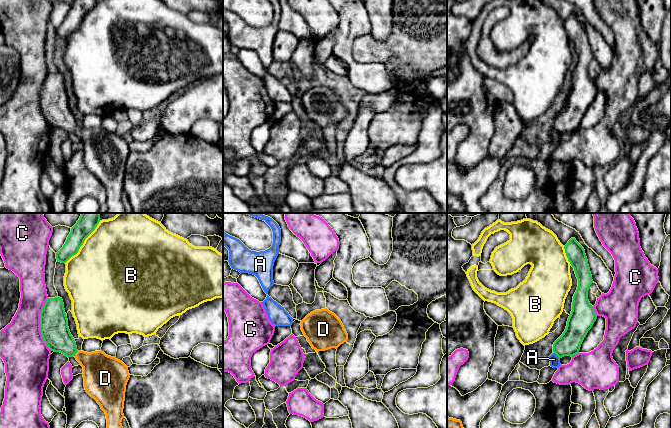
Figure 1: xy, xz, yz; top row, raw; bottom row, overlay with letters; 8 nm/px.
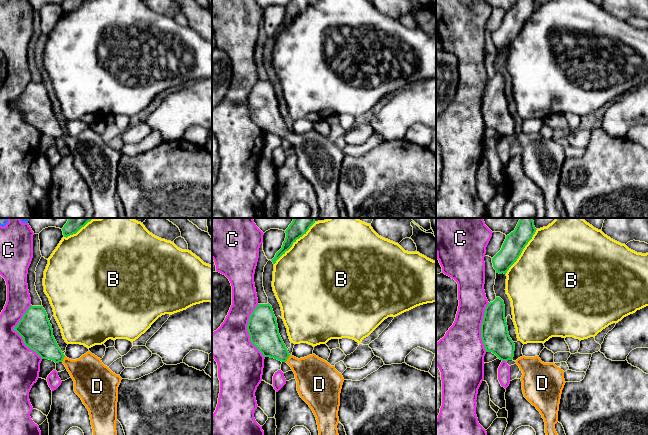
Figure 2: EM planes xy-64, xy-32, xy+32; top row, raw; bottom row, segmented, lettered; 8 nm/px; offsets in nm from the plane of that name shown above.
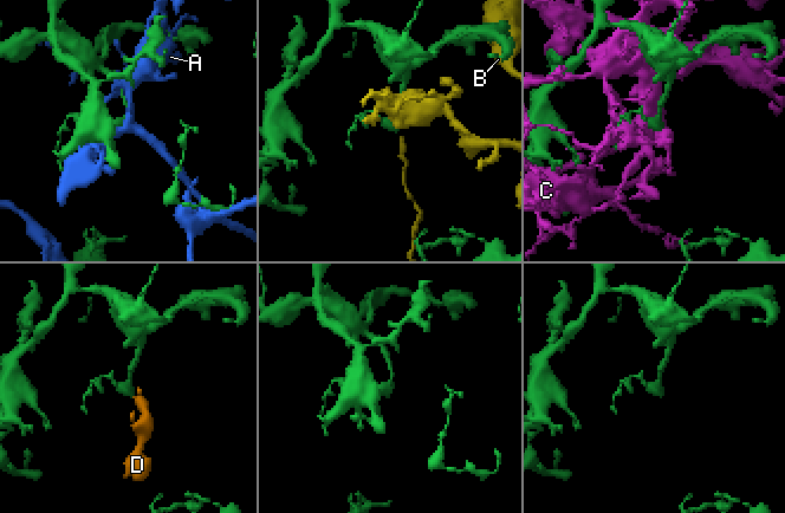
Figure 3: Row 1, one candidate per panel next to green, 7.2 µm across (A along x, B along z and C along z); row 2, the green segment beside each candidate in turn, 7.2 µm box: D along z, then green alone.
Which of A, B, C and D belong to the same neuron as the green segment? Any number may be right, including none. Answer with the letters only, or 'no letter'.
D

